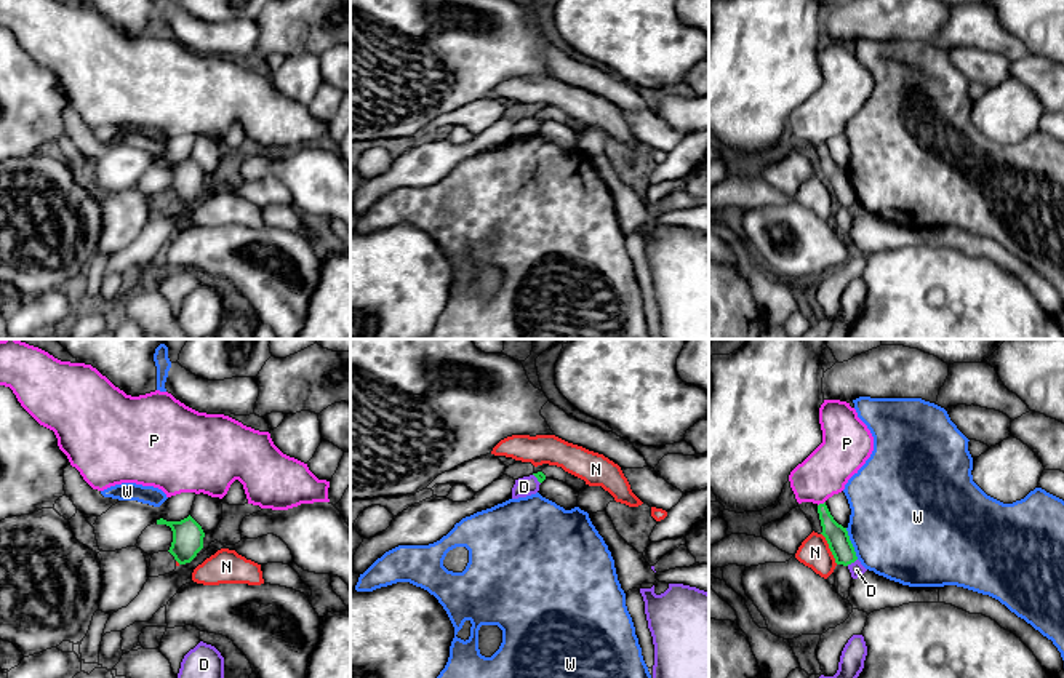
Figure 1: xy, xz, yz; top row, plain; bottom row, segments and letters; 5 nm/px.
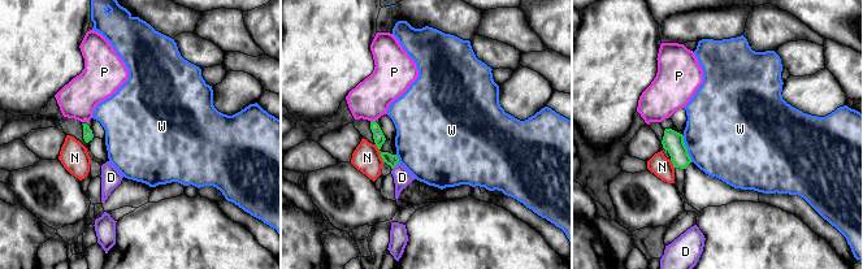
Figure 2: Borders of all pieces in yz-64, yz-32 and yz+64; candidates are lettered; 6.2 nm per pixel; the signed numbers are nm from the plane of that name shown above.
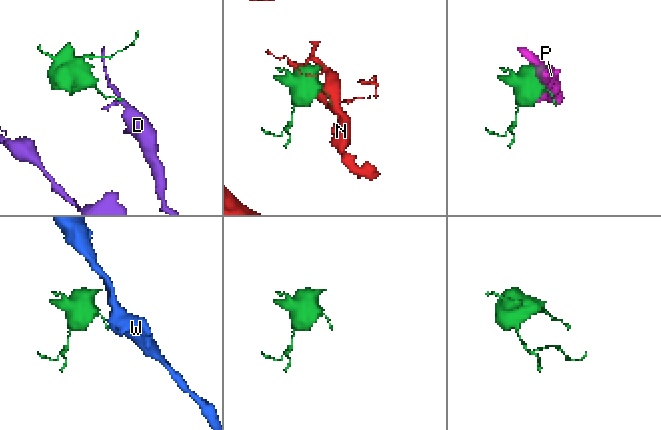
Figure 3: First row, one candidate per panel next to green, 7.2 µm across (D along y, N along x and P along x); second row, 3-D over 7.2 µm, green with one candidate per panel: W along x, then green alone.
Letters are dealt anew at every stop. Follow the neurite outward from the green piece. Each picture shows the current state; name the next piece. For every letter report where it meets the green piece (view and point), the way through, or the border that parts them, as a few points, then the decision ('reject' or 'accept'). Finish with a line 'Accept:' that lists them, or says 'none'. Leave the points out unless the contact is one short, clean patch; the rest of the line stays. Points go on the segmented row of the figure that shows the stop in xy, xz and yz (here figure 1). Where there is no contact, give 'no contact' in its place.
D: contact yz (852, 562); border yz (856, 558), (847, 565); reject
N: contact yz (829, 547); reject
P: contact yz (821, 504); reject
W: contact yz (852, 544); reject
Accept: none

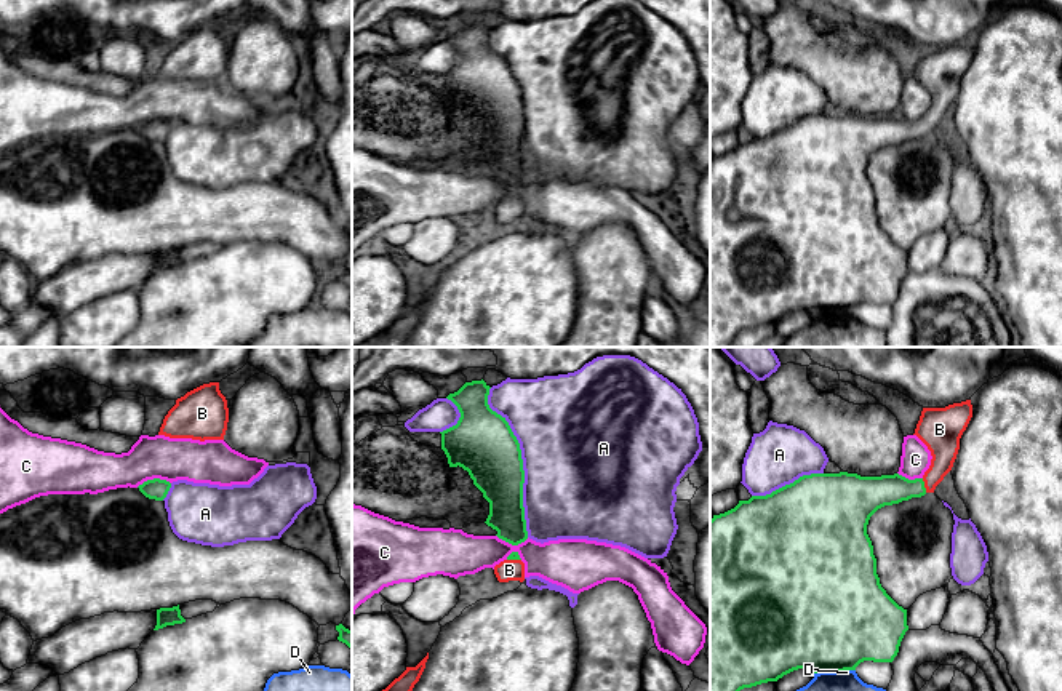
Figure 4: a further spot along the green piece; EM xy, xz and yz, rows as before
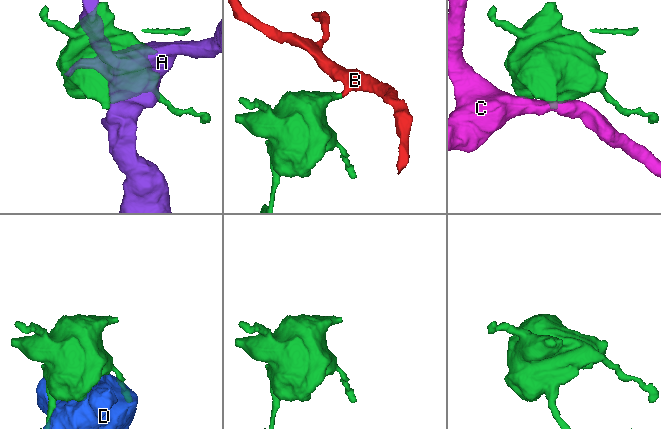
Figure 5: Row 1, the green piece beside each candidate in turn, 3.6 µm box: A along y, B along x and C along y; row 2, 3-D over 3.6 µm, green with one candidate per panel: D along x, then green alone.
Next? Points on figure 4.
A: contact xz (522, 461); reject
B: contact yz (923, 485); way yz (875, 491), (923, 485), (941, 466), (942, 440); accept
C: contact xy (154, 479); border xy (170, 482), (147, 479), (136, 487); reject
D: contact yz (834, 671); reject
Accept: B

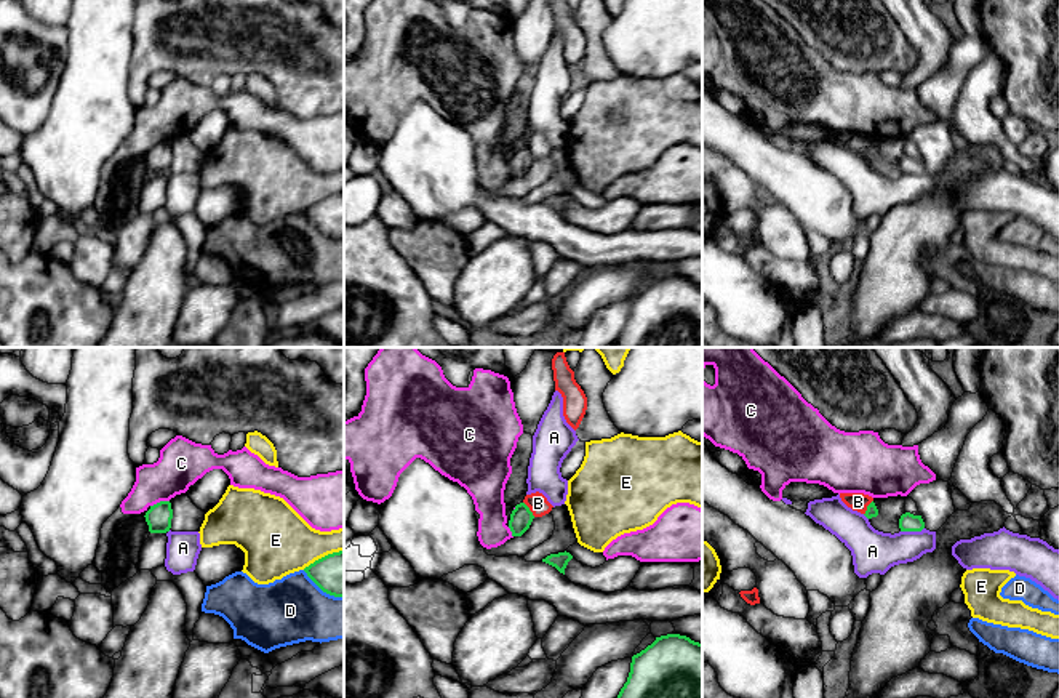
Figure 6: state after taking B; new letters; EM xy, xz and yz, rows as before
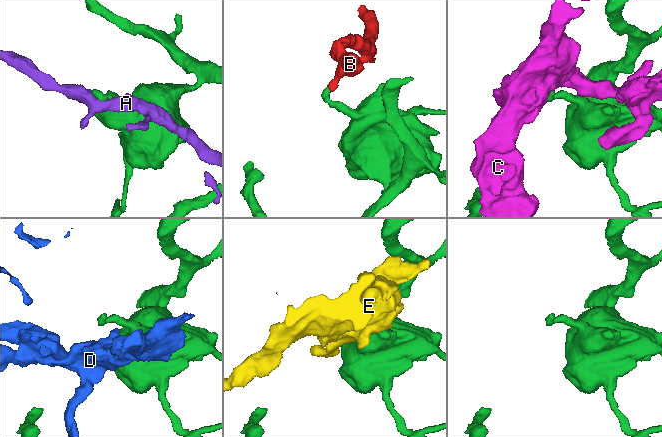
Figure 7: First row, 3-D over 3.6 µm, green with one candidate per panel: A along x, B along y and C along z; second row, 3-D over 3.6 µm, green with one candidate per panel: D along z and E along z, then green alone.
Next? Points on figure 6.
A: contact yz (912, 530); reject
B: contact xz (528, 509); border xz (523, 501), (535, 516); reject
C: contact xy (160, 501); border xy (168, 500), (160, 500), (151, 506); reject
D: contact xy (323, 591); reject
E: contact xy (322, 557); reject
Accept: none

